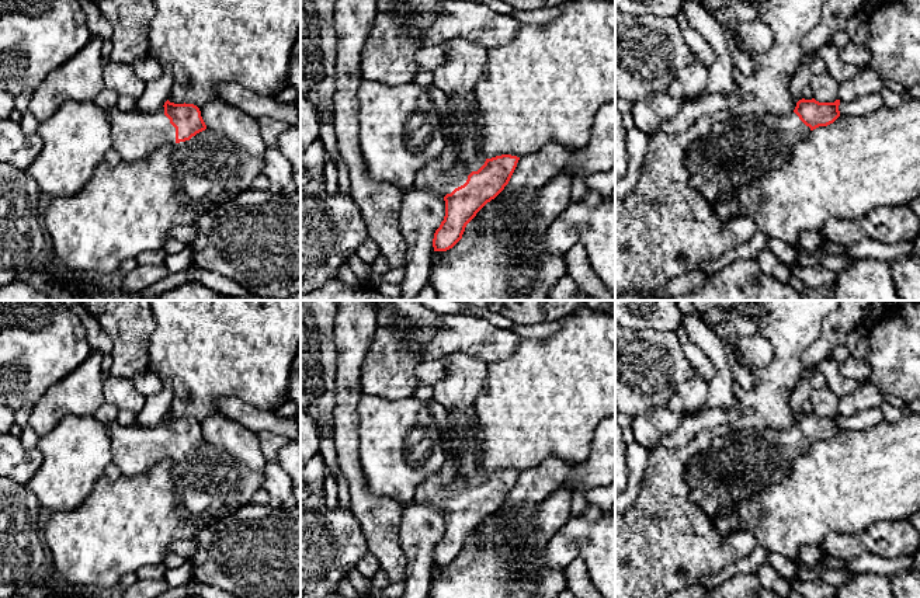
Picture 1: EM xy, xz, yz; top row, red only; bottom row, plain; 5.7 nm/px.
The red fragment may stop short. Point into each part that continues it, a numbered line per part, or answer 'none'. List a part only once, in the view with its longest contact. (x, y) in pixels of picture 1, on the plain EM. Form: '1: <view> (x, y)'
1: xz (450, 484)

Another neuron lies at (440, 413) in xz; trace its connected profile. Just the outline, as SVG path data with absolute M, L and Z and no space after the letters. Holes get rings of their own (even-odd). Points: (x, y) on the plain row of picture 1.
M426 400L426 404L433 414L441 438L449 437L449 410L434 400Z

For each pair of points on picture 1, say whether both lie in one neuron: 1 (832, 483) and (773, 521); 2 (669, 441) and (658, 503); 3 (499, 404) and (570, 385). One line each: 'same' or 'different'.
1: same
2: different
3: same

